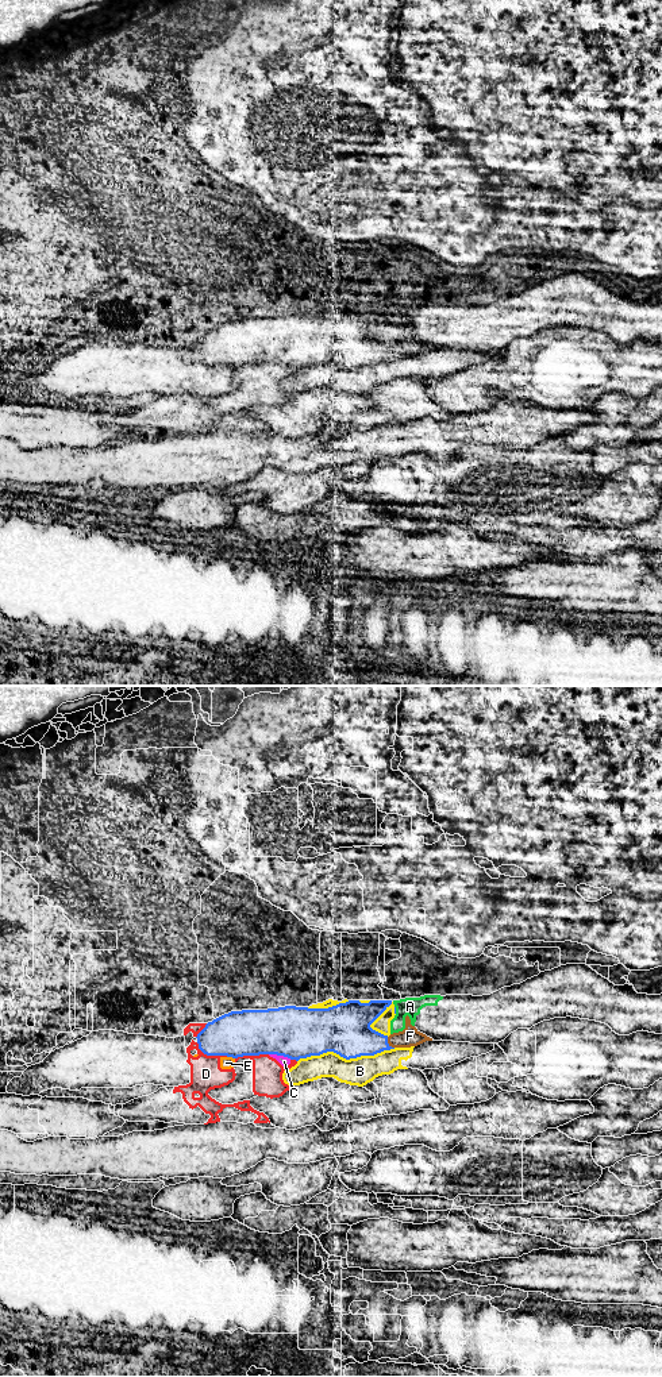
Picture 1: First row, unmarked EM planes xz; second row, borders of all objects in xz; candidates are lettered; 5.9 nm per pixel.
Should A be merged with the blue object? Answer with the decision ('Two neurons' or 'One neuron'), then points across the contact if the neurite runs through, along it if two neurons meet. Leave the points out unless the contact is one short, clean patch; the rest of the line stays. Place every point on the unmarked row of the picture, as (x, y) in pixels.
Two neurons

